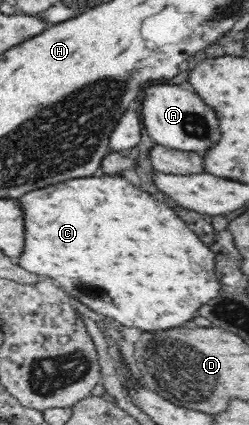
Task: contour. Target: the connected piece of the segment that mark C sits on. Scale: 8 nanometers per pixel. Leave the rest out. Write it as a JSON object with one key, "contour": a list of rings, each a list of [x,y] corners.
{"contour":[[[103,173],[102,176],[90,176],[83,178],[76,178],[58,182],[31,192],[25,193],[18,198],[21,210],[24,214],[24,236],[25,248],[23,254],[16,260],[19,267],[28,272],[37,274],[41,278],[48,278],[65,291],[71,298],[77,299],[81,304],[87,308],[95,311],[103,317],[109,317],[117,320],[119,324],[125,326],[135,326],[142,331],[164,331],[167,328],[175,328],[181,326],[183,322],[191,320],[197,312],[197,308],[205,302],[209,302],[211,298],[215,298],[221,292],[219,280],[213,272],[215,268],[215,254],[197,238],[195,232],[191,232],[187,228],[187,224],[163,202],[153,200],[151,193],[141,190],[139,186],[134,185],[127,179],[115,175],[107,175]]]}

